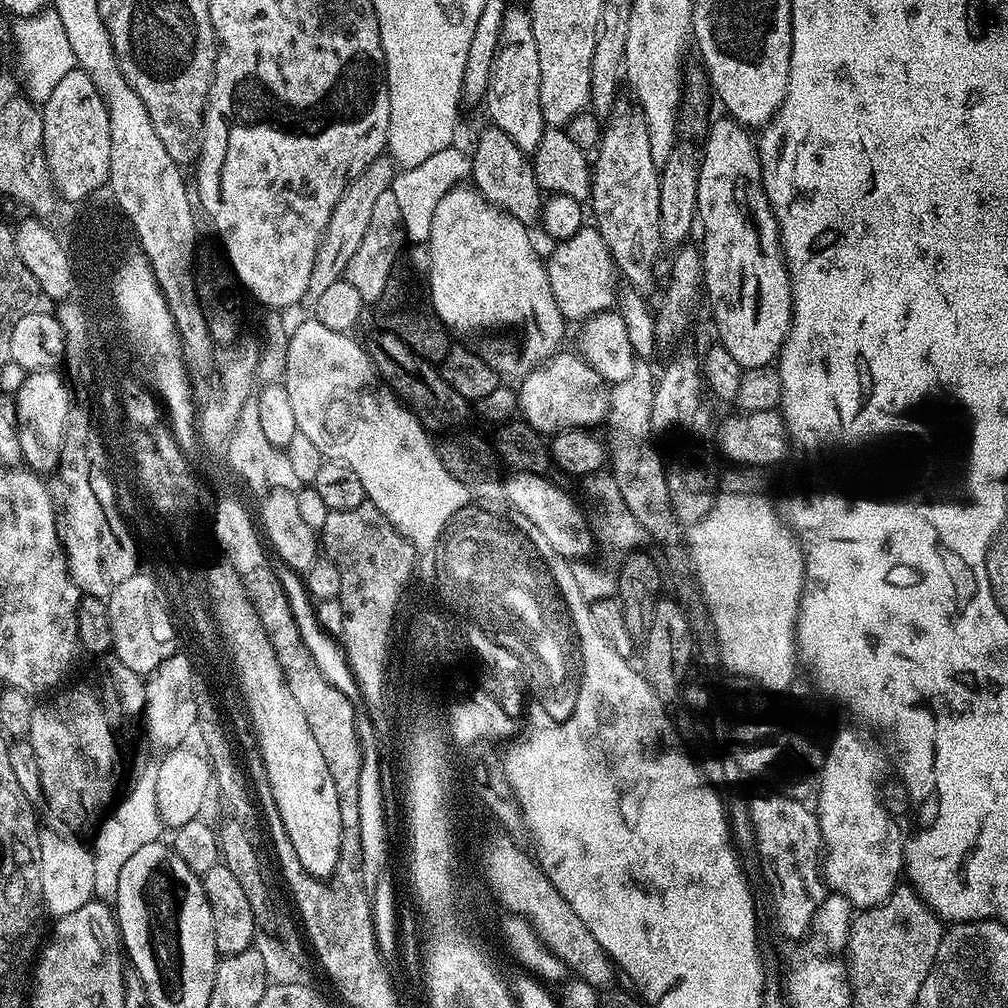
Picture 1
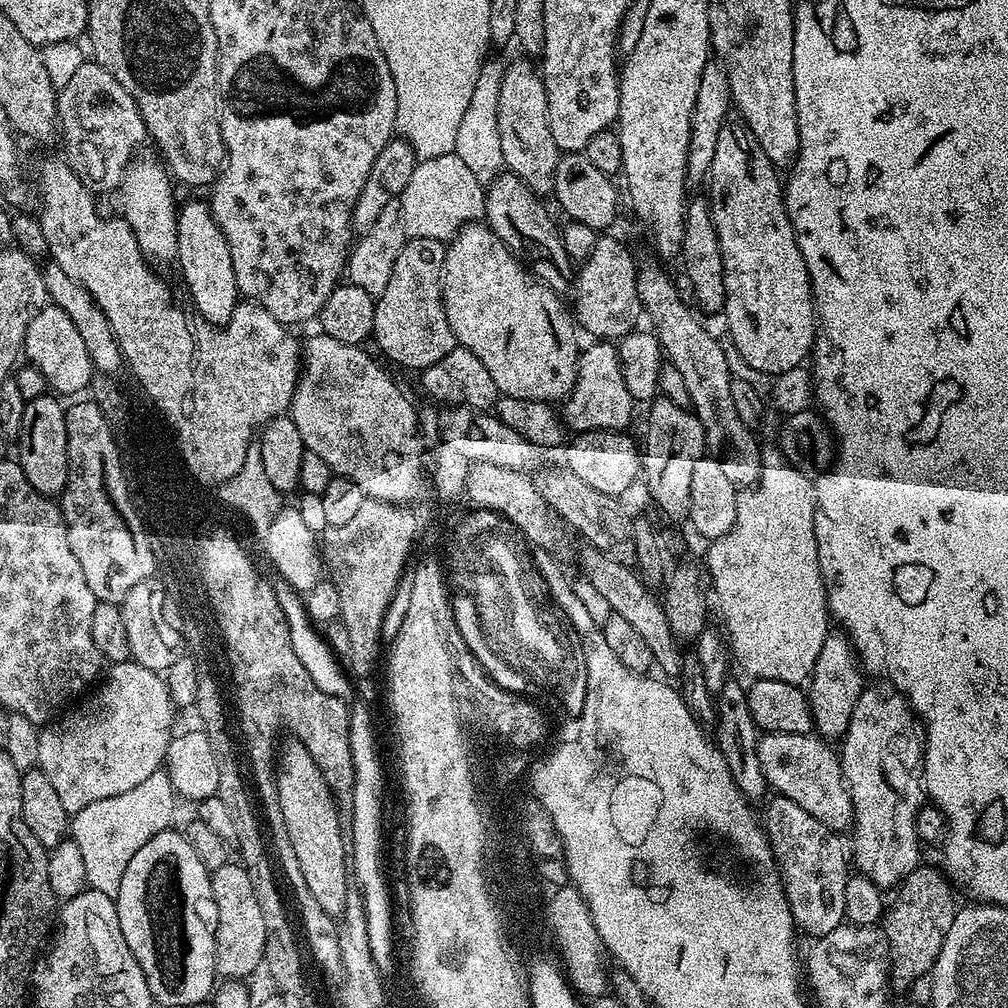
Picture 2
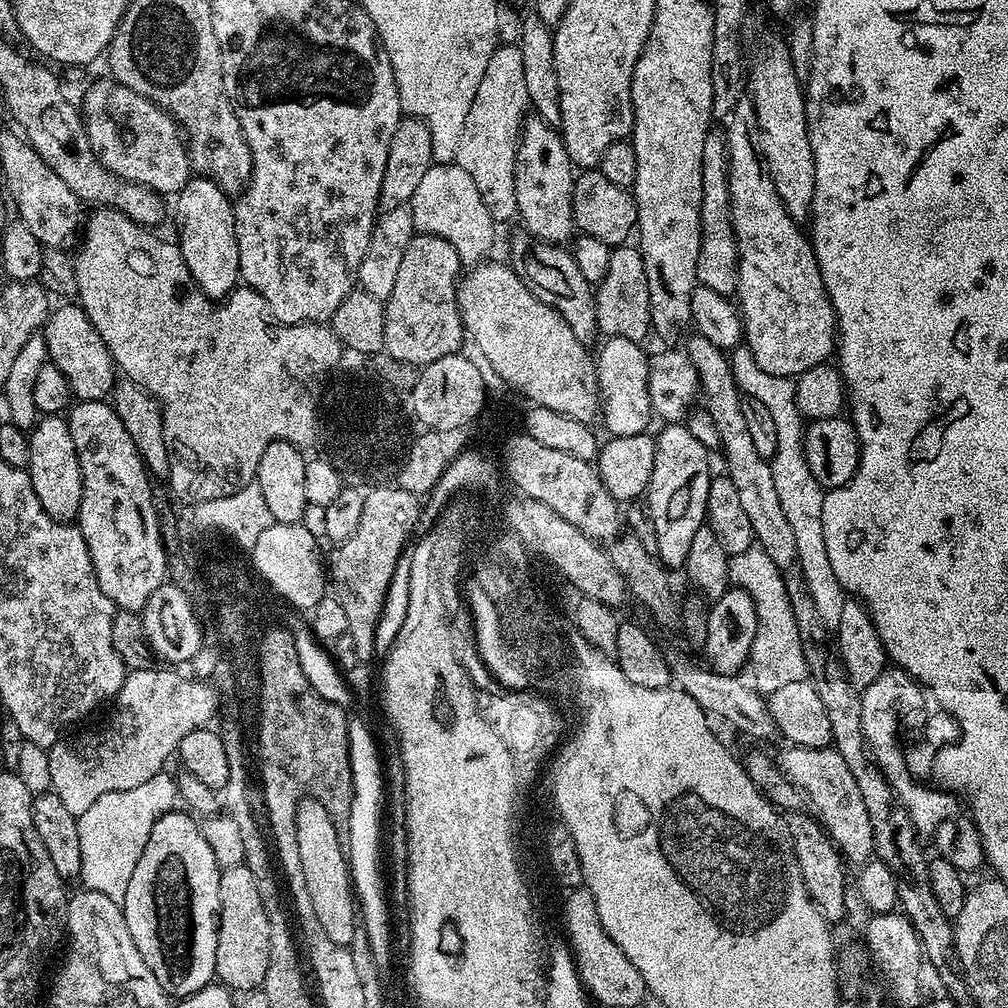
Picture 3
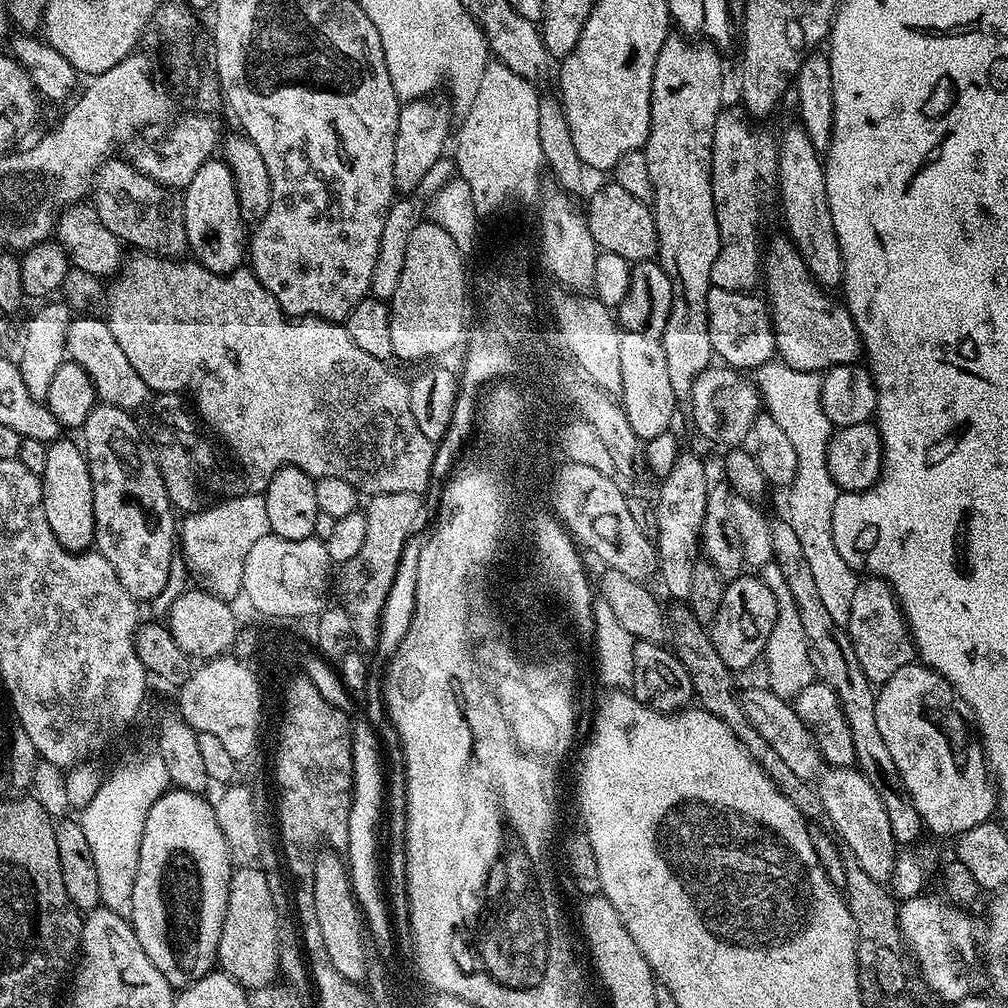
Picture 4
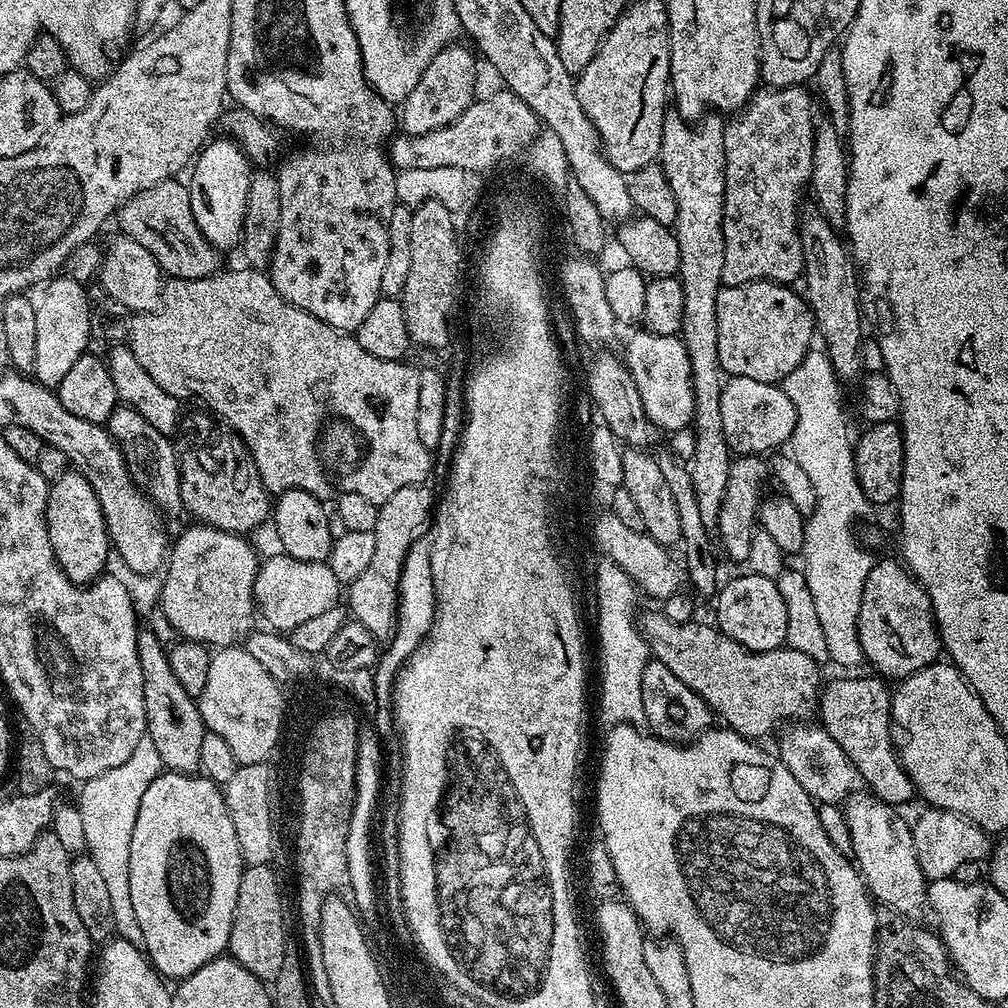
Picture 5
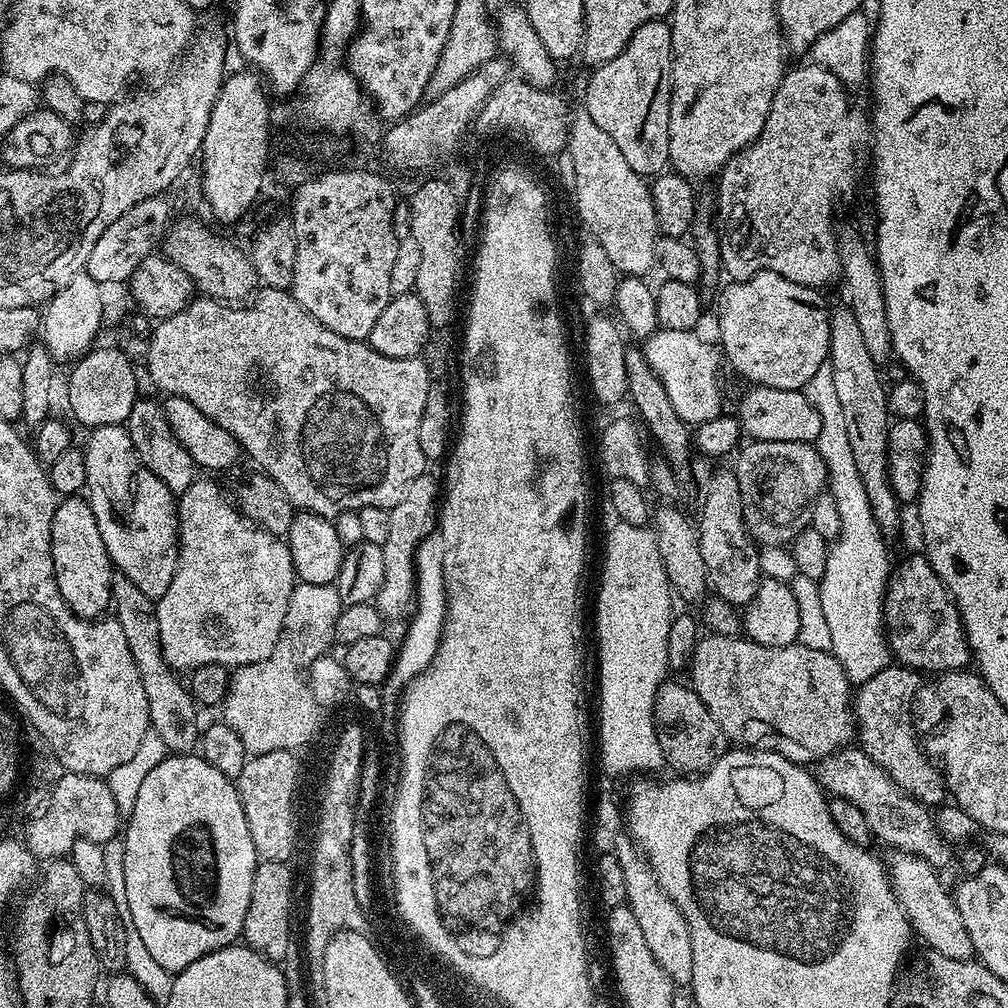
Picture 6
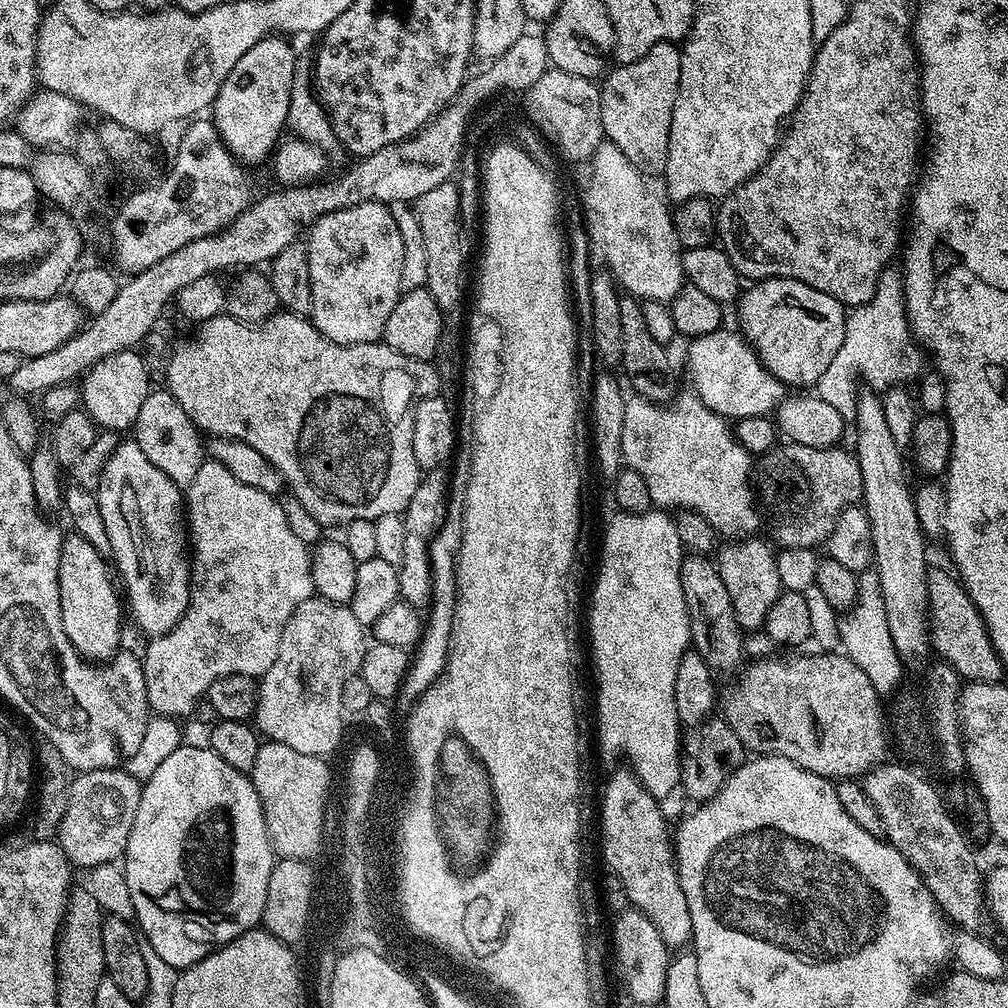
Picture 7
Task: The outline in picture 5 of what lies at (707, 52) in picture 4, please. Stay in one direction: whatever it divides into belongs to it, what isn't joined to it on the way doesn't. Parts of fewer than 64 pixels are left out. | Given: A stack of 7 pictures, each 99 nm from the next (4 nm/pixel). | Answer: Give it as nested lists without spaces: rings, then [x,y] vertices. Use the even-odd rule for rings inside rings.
[[[669,110],[664,114],[662,126],[662,146],[658,163],[674,190],[674,202],[678,202],[678,214],[674,231],[678,238],[680,251],[680,271],[678,279],[682,286],[682,294],[686,298],[682,306],[682,326],[679,337],[684,341],[686,354],[690,358],[692,371],[692,389],[696,395],[694,406],[694,427],[696,441],[694,454],[688,464],[688,473],[692,479],[694,494],[698,494],[698,511],[702,514],[702,522],[709,528],[715,529],[716,519],[722,510],[722,498],[726,494],[726,480],[730,478],[730,466],[734,453],[726,442],[726,434],[722,426],[722,406],[720,391],[724,388],[726,373],[718,362],[718,294],[722,287],[722,258],[724,257],[724,167],[726,166],[726,150],[724,149],[724,126],[726,120],[720,114],[705,114],[696,123],[689,123],[680,117],[680,113]]]

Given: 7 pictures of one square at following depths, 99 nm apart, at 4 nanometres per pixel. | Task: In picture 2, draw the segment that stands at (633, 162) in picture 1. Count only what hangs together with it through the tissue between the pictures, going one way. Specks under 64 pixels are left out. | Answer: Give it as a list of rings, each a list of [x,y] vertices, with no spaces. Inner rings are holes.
[[[656,258],[652,260],[641,259],[636,270],[636,282],[638,284],[638,298],[640,307],[645,317],[652,319],[650,324],[651,331],[655,332],[660,339],[660,346],[667,363],[674,366],[674,370],[682,374],[682,379],[686,384],[686,391],[689,394],[691,410],[700,419],[702,430],[705,432],[705,449],[707,455],[722,466],[726,473],[726,478],[734,482],[737,489],[751,489],[760,480],[760,457],[762,455],[762,444],[756,441],[756,436],[752,433],[753,429],[742,418],[738,418],[738,410],[734,407],[734,393],[730,386],[734,379],[730,366],[726,366],[726,354],[722,354],[722,346],[717,337],[712,337],[706,329],[700,325],[700,320],[684,305],[684,300],[680,297],[678,289],[672,285],[670,277],[664,274],[664,267],[661,261]]]

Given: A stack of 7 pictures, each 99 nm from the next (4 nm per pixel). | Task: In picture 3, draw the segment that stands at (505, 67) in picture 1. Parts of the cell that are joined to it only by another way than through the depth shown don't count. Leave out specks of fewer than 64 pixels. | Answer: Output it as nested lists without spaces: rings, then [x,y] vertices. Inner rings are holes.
[[[529,115],[520,129],[520,145],[516,151],[514,166],[514,194],[518,220],[525,224],[527,231],[544,240],[547,244],[567,245],[574,236],[572,218],[572,185],[574,183],[574,165],[570,154],[566,154],[564,140],[553,125],[547,124],[541,116]]]

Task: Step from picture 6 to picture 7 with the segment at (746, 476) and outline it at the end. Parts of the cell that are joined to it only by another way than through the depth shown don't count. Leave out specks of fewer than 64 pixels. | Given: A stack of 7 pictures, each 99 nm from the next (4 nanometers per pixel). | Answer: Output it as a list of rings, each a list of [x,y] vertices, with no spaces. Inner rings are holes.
[[[791,442],[781,443],[759,457],[754,468],[754,492],[764,504],[768,504],[768,516],[772,519],[772,536],[780,548],[810,548],[813,550],[827,545],[830,534],[838,522],[840,515],[847,508],[861,503],[862,470],[858,466],[855,455],[844,446],[834,448],[815,448]],[[792,480],[792,496],[788,496],[787,484]]]

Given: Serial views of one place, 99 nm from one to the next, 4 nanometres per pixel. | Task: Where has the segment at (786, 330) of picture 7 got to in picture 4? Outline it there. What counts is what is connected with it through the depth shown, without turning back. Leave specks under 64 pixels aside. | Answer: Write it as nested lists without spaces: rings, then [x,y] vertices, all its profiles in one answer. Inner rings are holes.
[[[712,288],[706,294],[706,310],[708,311],[712,351],[719,359],[720,356],[724,359],[721,361],[727,367],[737,370],[754,370],[776,356],[776,335],[772,329],[772,314],[768,310],[767,303],[761,297],[759,300],[756,294],[752,292],[735,292],[734,290]]]

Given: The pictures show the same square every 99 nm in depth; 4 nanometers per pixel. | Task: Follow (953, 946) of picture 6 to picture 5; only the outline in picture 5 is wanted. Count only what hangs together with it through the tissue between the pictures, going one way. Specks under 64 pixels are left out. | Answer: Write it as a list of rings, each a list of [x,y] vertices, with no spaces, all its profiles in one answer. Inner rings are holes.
[[[871,794],[849,796],[843,809],[846,826],[850,826],[851,855],[873,901],[902,916],[916,918],[920,911],[925,911],[929,881],[925,880],[918,862],[909,821],[904,821],[893,805],[884,804]]]

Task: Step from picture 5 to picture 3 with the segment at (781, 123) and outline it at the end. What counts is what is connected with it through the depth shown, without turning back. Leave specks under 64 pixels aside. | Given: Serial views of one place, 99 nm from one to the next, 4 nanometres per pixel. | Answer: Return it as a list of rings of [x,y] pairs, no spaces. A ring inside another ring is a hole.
[[[710,130],[706,134],[706,142],[702,142],[702,246],[698,250],[696,279],[710,290],[718,290],[718,294],[732,298],[738,282],[738,250],[732,229],[728,189],[728,143],[724,140],[724,132],[716,131]]]

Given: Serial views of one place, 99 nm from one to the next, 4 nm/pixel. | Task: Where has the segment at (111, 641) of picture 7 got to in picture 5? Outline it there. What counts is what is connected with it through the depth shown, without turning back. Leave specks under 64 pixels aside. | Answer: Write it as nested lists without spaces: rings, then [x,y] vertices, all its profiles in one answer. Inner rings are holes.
[[[66,470],[60,478],[51,481],[46,502],[46,530],[50,534],[50,546],[54,550],[54,558],[66,574],[66,578],[70,578],[70,582],[90,584],[105,571],[107,554],[110,549],[107,523],[104,520],[102,506],[98,502],[98,495],[80,472]]]

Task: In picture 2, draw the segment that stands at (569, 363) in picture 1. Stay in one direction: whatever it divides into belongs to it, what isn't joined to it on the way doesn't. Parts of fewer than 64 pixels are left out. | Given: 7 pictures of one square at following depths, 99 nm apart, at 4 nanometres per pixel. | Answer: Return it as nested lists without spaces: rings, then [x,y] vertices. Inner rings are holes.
[[[592,342],[588,349],[581,351],[576,365],[576,385],[572,387],[563,401],[562,419],[565,429],[573,433],[581,432],[614,432],[627,429],[632,420],[634,401],[624,381],[624,368],[620,365],[620,353],[617,345],[612,342]]]

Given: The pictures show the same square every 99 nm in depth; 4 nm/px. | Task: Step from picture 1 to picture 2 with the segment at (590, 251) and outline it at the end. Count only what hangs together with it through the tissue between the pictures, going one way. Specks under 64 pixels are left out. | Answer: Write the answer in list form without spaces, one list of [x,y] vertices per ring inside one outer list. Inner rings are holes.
[[[604,234],[597,239],[594,250],[575,273],[574,320],[583,331],[585,328],[592,338],[616,342],[637,327],[636,319],[641,319],[642,309],[636,282],[637,259],[632,258],[631,250],[622,241],[608,235],[612,234]]]

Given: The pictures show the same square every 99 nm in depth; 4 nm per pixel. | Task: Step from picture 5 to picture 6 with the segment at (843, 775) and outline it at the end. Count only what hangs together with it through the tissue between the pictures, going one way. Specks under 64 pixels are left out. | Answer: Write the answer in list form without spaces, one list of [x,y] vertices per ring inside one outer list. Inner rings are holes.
[[[859,746],[839,748],[815,765],[814,775],[829,797],[846,798],[846,802],[854,802],[854,806],[866,814],[866,822],[877,841],[890,844],[895,851],[921,856],[937,870],[944,870],[951,860],[953,863],[953,845],[940,835],[933,813],[910,798],[910,794],[897,786],[894,778],[890,778],[890,774],[886,774],[886,770]]]

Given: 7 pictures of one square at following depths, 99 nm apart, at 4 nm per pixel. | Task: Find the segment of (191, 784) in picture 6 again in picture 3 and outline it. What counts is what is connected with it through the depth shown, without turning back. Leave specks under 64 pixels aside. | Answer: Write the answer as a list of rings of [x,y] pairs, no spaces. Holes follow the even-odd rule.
[[[180,811],[167,812],[158,818],[158,822],[154,822],[154,830],[150,830],[150,842],[146,842],[146,850],[142,850],[138,866],[134,866],[134,874],[122,905],[130,938],[134,938],[138,954],[142,954],[142,962],[150,966],[150,974],[158,978],[158,986],[162,986],[170,998],[189,996],[213,983],[220,925],[218,886],[222,870],[214,858],[214,850],[210,850],[206,838],[202,838],[199,823],[187,811]]]

